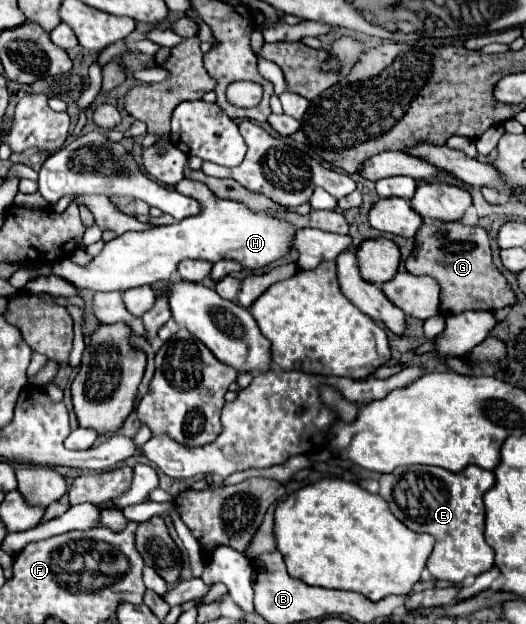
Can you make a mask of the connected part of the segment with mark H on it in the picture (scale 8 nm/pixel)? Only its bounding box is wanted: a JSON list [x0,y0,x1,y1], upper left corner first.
[52,178,296,291]

